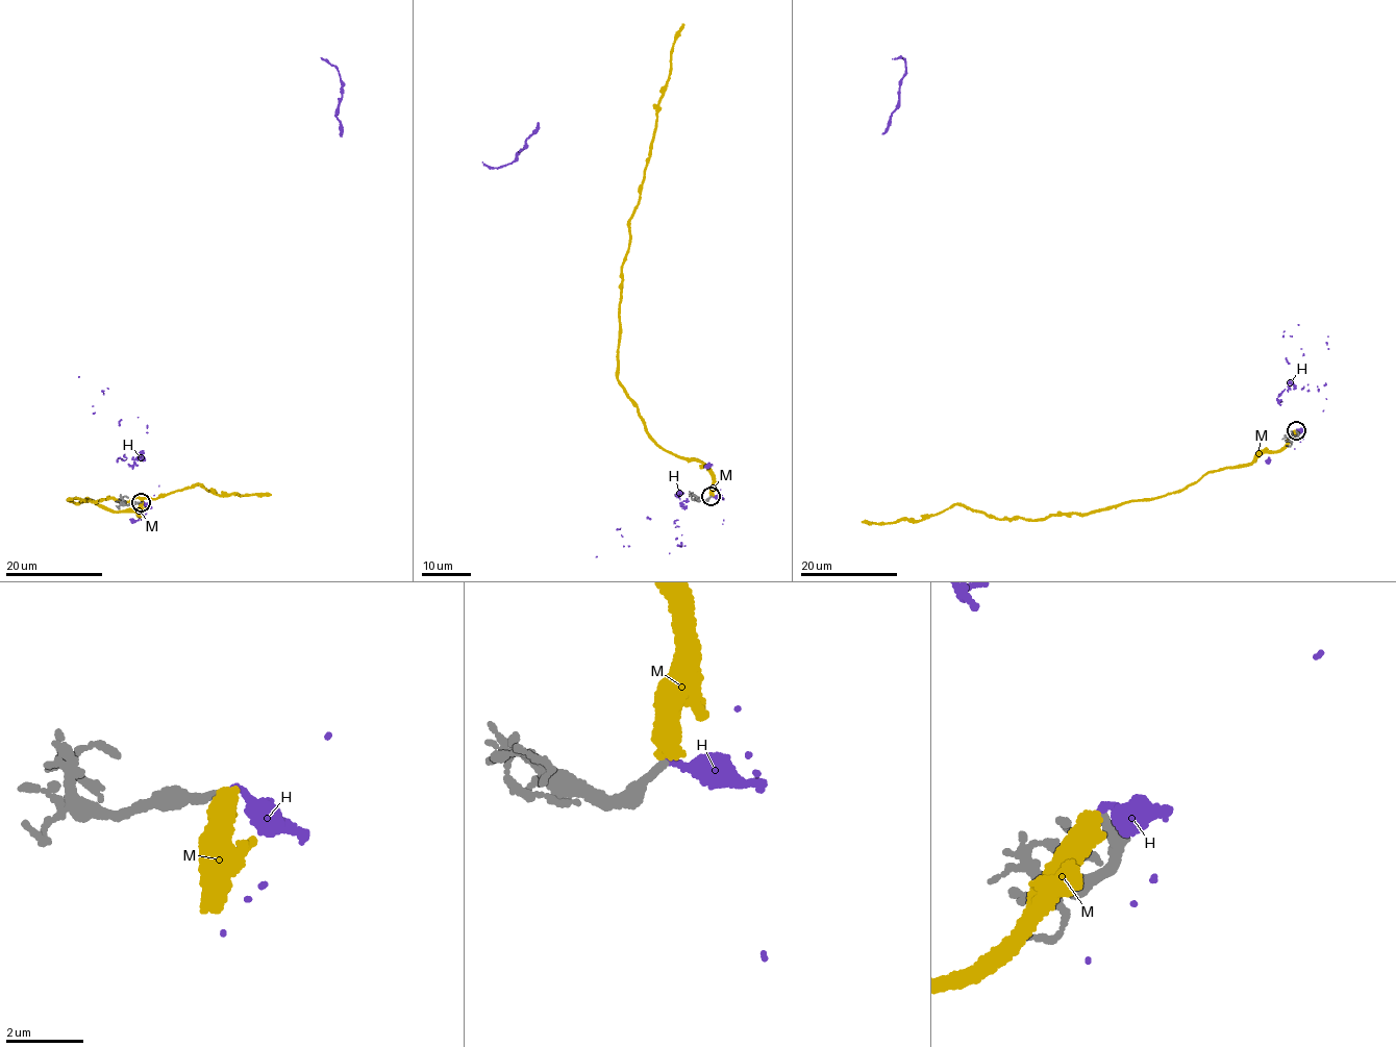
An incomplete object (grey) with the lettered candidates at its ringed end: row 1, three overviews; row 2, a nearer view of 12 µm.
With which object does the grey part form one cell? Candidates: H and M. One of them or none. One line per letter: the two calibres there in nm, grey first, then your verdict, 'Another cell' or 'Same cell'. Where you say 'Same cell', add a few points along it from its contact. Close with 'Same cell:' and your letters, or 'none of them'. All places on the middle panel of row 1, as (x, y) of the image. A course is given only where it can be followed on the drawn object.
H: Thickness 200 nm (grey) against 240 nm. Same cell. Its course: (711, 496), (539, 126), (525, 141), (526, 148), (681, 544), (677, 546)
M: Thickness 240 nm (grey) against 500 nm. Another cell
Same cell: H

